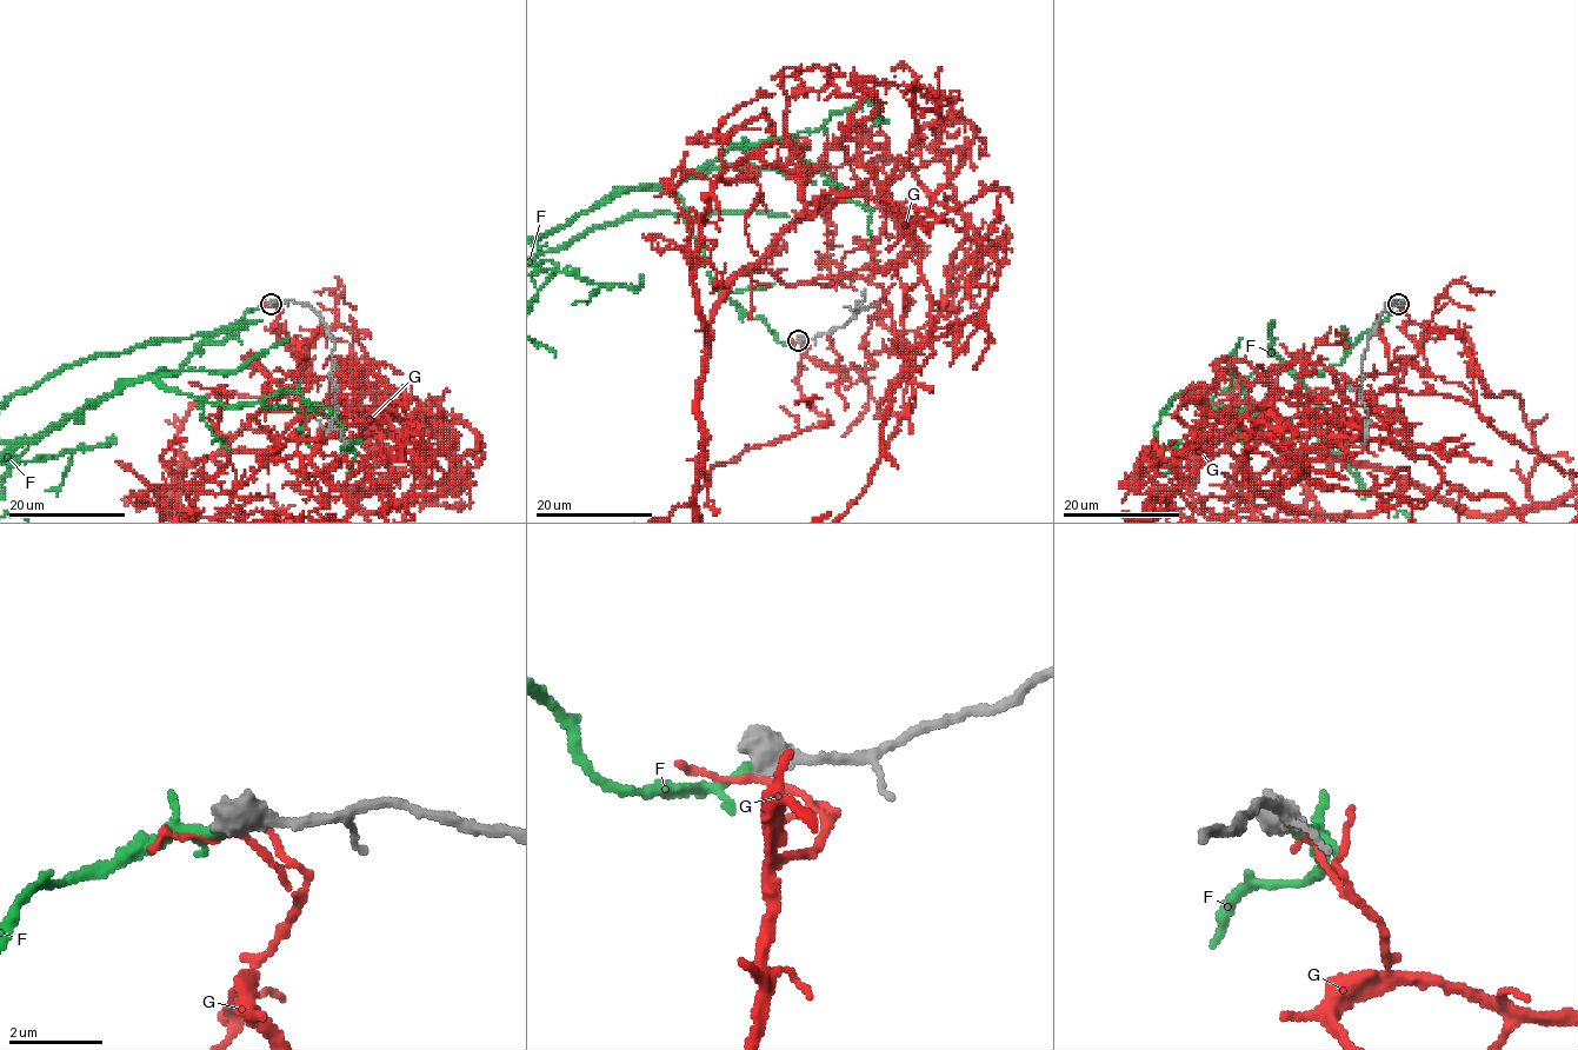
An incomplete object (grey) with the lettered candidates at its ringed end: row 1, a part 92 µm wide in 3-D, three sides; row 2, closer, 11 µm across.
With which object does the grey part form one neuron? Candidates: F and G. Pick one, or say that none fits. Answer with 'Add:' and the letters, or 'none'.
Add: F

